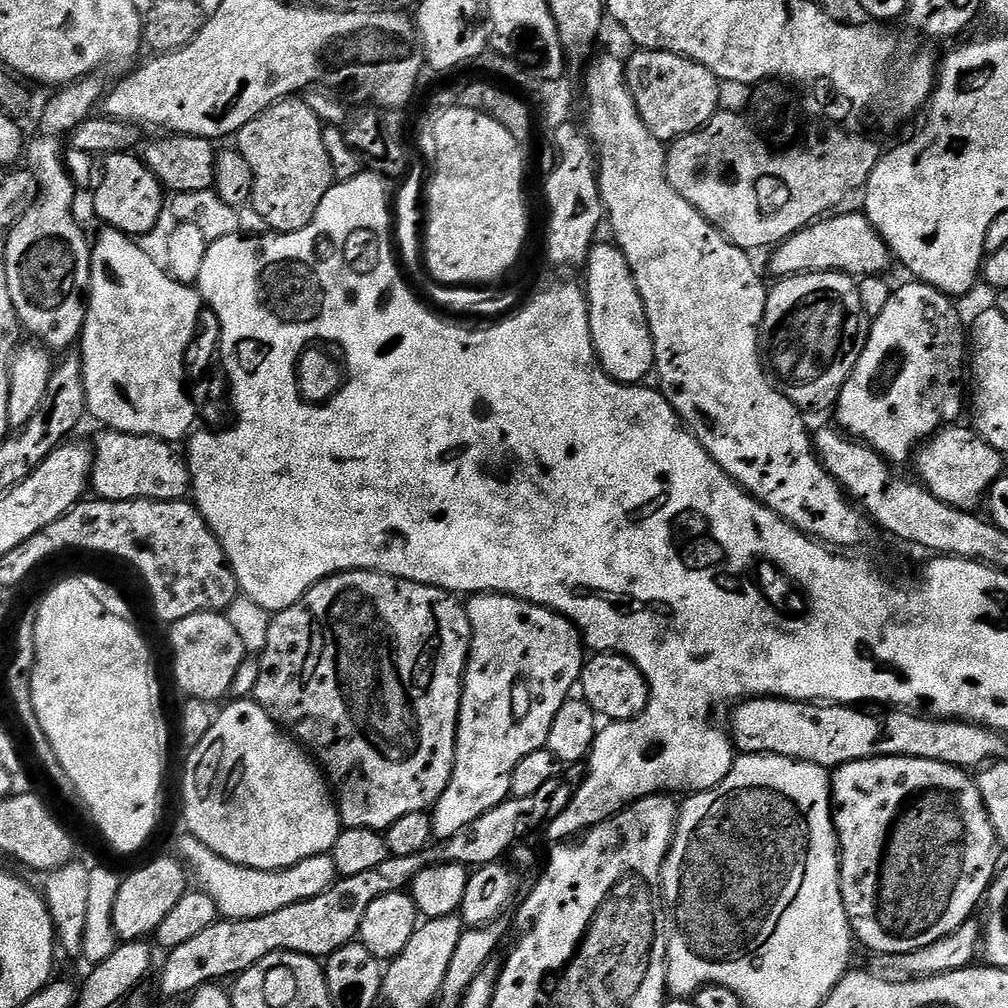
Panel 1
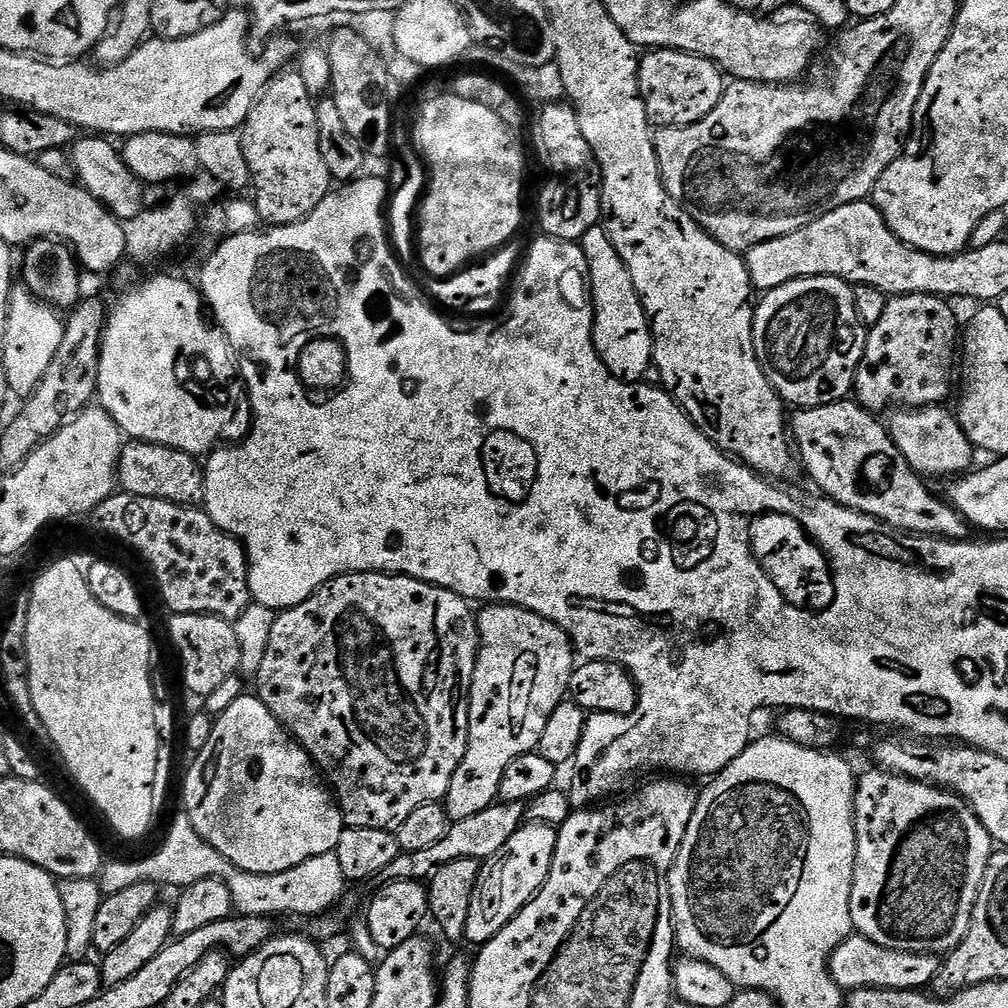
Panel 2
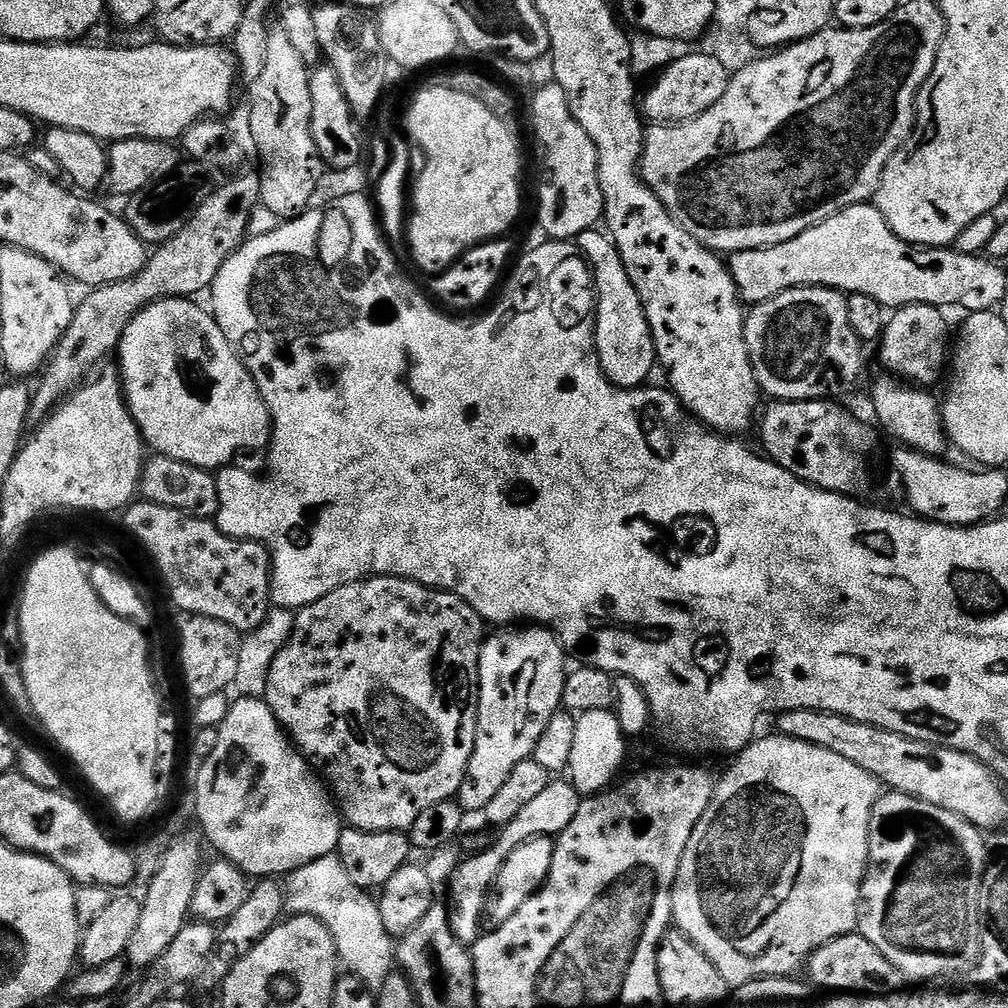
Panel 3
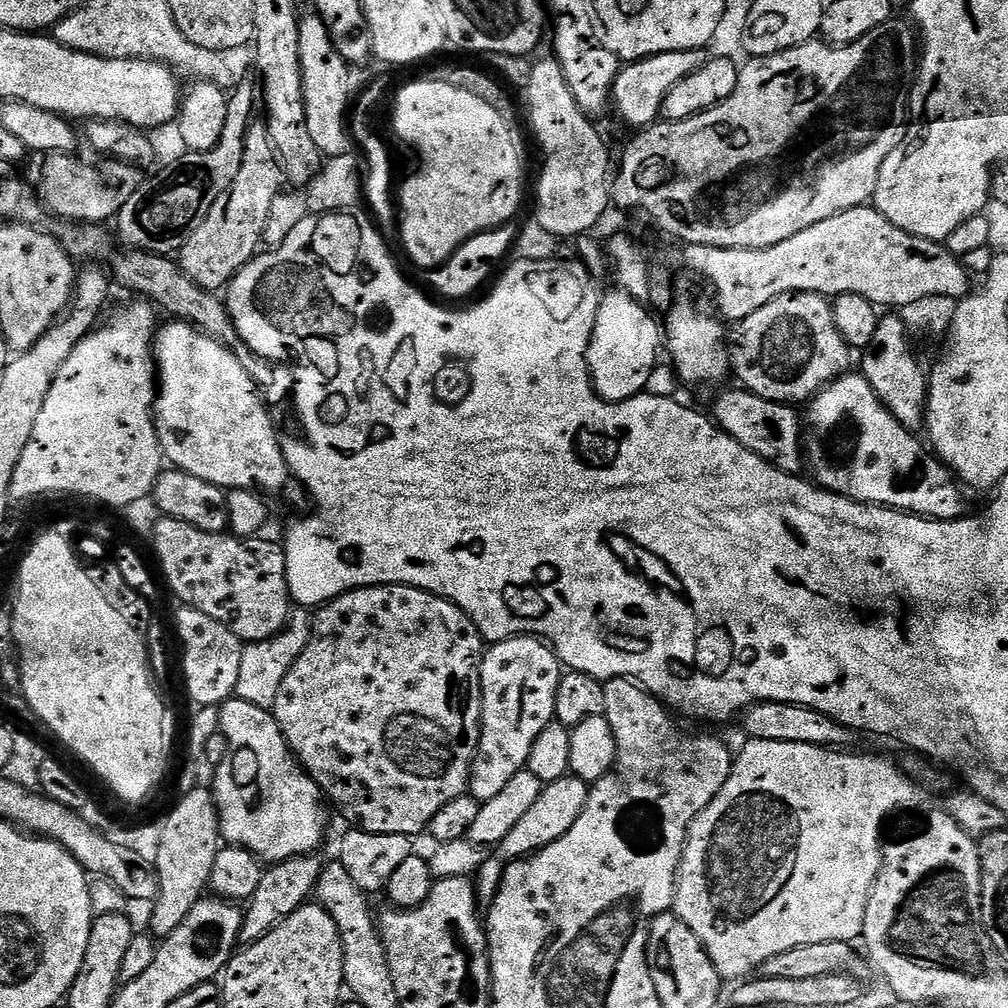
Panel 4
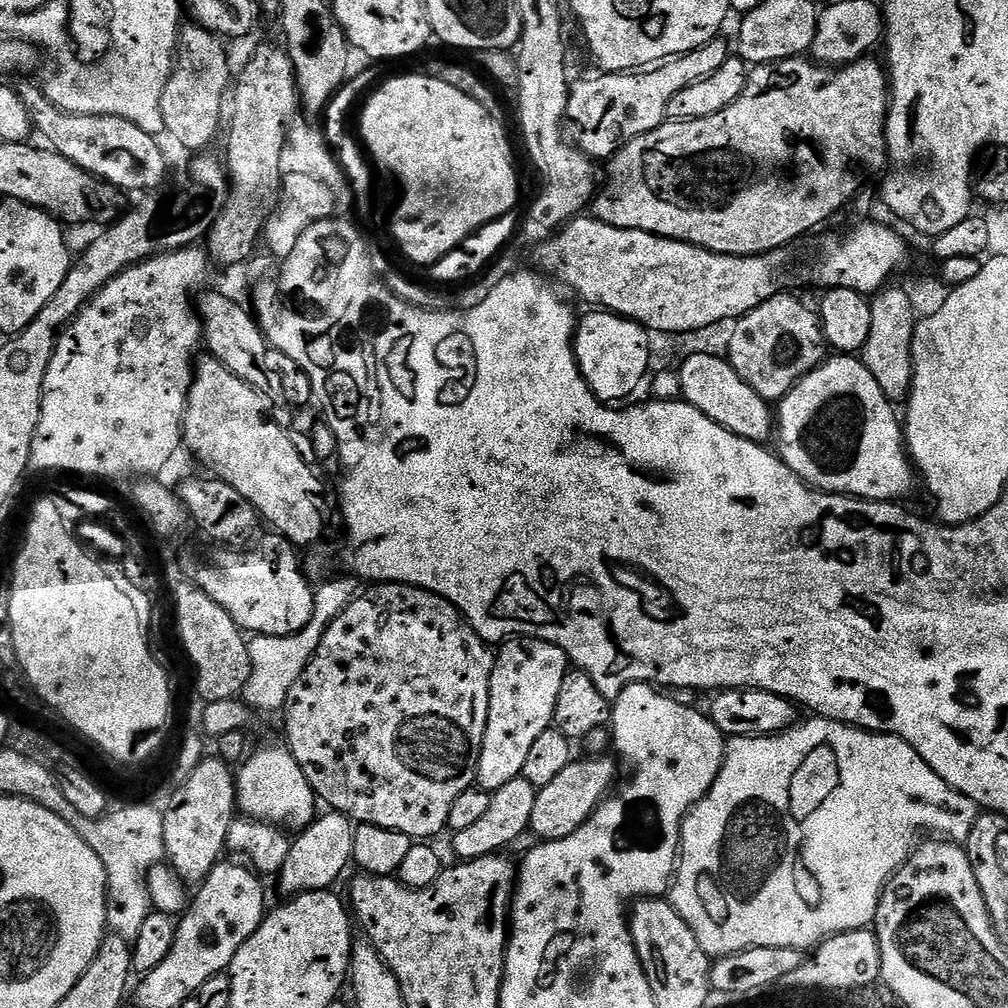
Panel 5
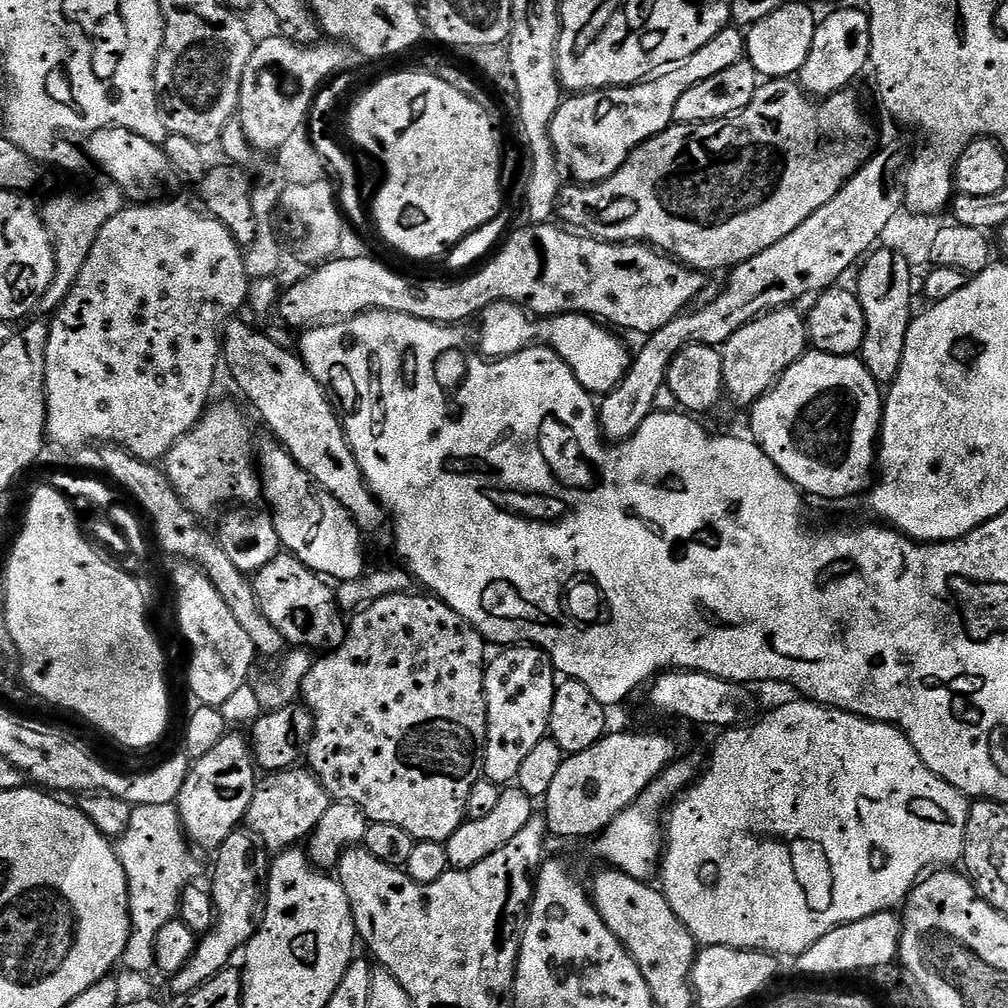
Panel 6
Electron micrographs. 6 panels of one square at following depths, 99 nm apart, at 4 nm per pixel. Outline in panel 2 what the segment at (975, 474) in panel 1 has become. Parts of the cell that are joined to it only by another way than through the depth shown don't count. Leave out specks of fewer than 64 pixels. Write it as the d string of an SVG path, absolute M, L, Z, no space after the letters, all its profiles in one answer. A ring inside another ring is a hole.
M929 406L900 410L897 411L900 413L886 424L894 446L902 450L902 458L906 458L912 469L925 478L931 476L955 478L973 467L974 449L970 438L966 438L959 419L953 413L951 416L946 409L944 406Z

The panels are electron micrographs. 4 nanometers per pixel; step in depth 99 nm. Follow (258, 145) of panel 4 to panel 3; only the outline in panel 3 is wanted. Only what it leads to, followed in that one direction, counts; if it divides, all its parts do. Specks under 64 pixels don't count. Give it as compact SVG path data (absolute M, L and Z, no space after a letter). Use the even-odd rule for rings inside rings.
M259 171L248 172L230 181L225 188L218 189L213 196L205 195L190 223L174 238L159 245L149 255L143 270L134 274L134 278L122 278L122 282L91 289L87 293L88 297L76 304L74 318L48 357L39 377L40 385L32 392L32 405L28 411L29 425L43 424L54 410L59 409L81 387L85 379L83 376L103 356L111 352L113 355L119 349L126 326L147 304L174 296L196 298L199 292L207 293L211 289L218 270L222 270L224 263L248 236L250 214L260 203L260 178Z

